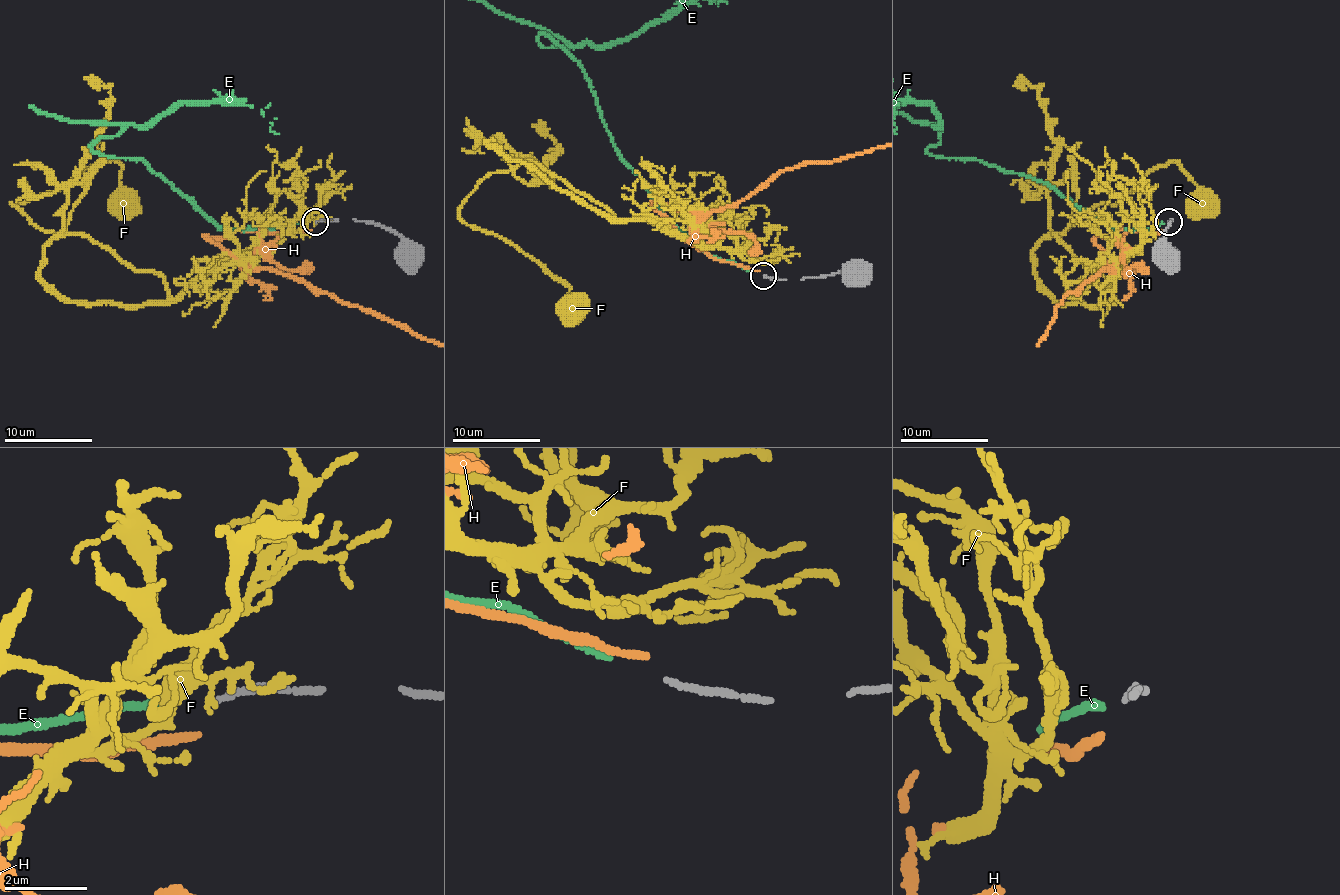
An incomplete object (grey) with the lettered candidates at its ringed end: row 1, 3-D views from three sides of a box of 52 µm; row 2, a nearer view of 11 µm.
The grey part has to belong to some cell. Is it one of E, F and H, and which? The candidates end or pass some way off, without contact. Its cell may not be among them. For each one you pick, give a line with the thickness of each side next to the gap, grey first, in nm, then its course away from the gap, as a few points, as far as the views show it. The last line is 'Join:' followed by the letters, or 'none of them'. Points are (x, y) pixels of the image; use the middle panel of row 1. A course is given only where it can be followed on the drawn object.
E: 140/200 nm
Join: E

